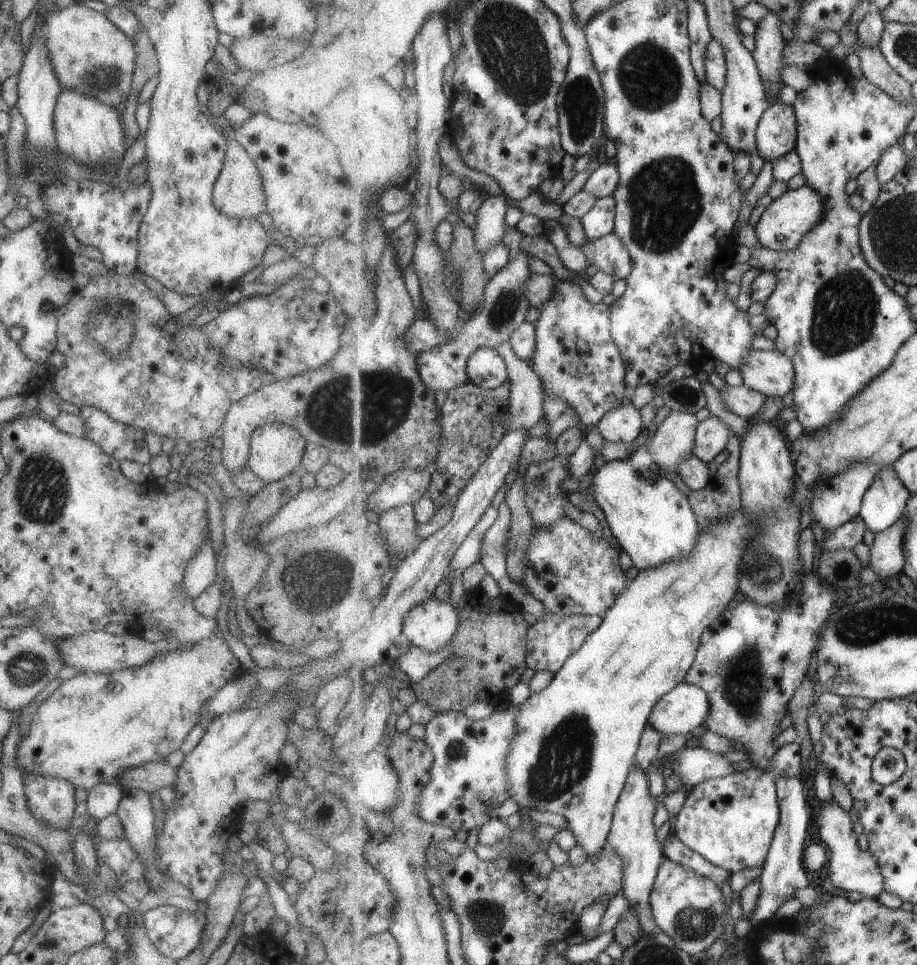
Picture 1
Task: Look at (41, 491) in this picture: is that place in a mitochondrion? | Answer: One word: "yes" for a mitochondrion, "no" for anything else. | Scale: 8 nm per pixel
yes

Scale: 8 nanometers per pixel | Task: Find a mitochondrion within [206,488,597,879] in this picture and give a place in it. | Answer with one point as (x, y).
(338, 577)

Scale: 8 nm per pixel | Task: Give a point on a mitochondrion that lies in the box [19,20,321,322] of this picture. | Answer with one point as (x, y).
(100, 78)

